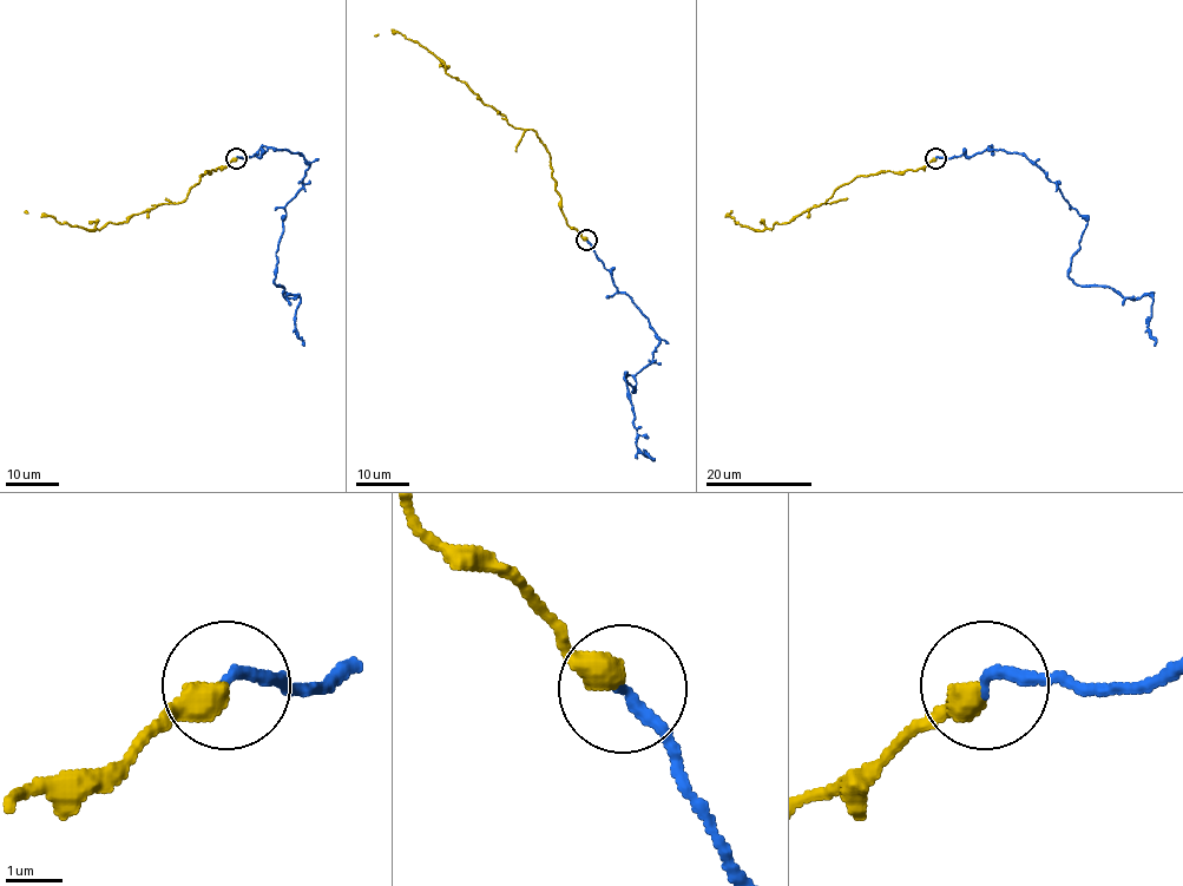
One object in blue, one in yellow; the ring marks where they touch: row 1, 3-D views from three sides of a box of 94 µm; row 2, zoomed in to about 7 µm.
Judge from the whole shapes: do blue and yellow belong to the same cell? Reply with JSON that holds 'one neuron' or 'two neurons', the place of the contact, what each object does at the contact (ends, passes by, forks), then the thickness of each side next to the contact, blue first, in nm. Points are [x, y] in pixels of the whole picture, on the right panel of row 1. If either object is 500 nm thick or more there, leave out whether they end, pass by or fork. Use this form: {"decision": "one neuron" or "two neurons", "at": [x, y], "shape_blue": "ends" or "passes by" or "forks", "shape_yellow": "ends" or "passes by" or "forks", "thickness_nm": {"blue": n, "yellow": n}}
{"decision": "one neuron", "at": [935, 158], "thickness_nm": {"blue": 200, "yellow": 500}}

